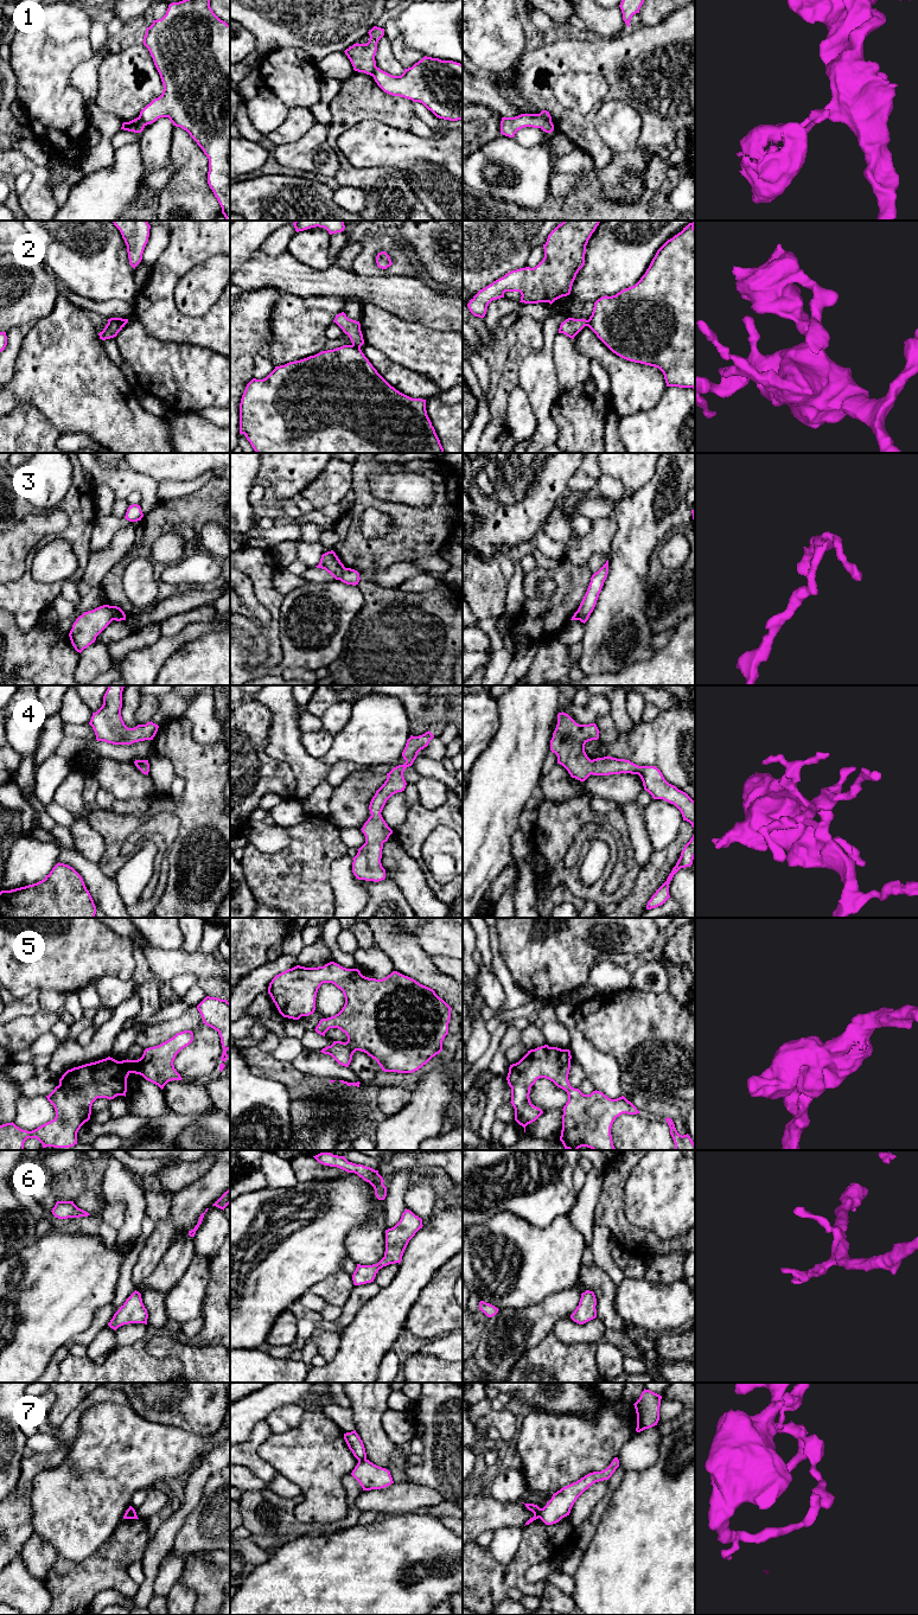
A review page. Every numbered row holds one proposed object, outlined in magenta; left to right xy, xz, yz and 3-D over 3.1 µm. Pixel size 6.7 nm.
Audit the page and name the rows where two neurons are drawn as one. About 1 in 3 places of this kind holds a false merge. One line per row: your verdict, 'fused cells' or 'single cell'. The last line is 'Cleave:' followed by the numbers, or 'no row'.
1: fused cells
2: fused cells
3: fused cells
4: single cell
5: single cell
6: single cell
7: fused cells
Cleave: 1, 2, 3, 7

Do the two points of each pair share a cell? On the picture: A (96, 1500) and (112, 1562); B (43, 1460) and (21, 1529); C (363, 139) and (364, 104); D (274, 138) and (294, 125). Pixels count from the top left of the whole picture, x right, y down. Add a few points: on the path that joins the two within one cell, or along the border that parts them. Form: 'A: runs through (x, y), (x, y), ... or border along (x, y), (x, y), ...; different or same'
A: border along (123, 1519), (112, 1536), (85, 1559); different
B: runs through (26, 1476), (21, 1494), (21, 1512); same
C: border along (391, 126), (376, 120), (361, 120), (349, 128); different
D: runs through (279, 136), (289, 129); same

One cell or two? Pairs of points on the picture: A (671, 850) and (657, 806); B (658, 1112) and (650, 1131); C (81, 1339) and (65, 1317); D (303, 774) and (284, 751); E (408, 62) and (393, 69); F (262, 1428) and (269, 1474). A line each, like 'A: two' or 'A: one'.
A: two
B: two
C: two
D: one
E: two
F: one

